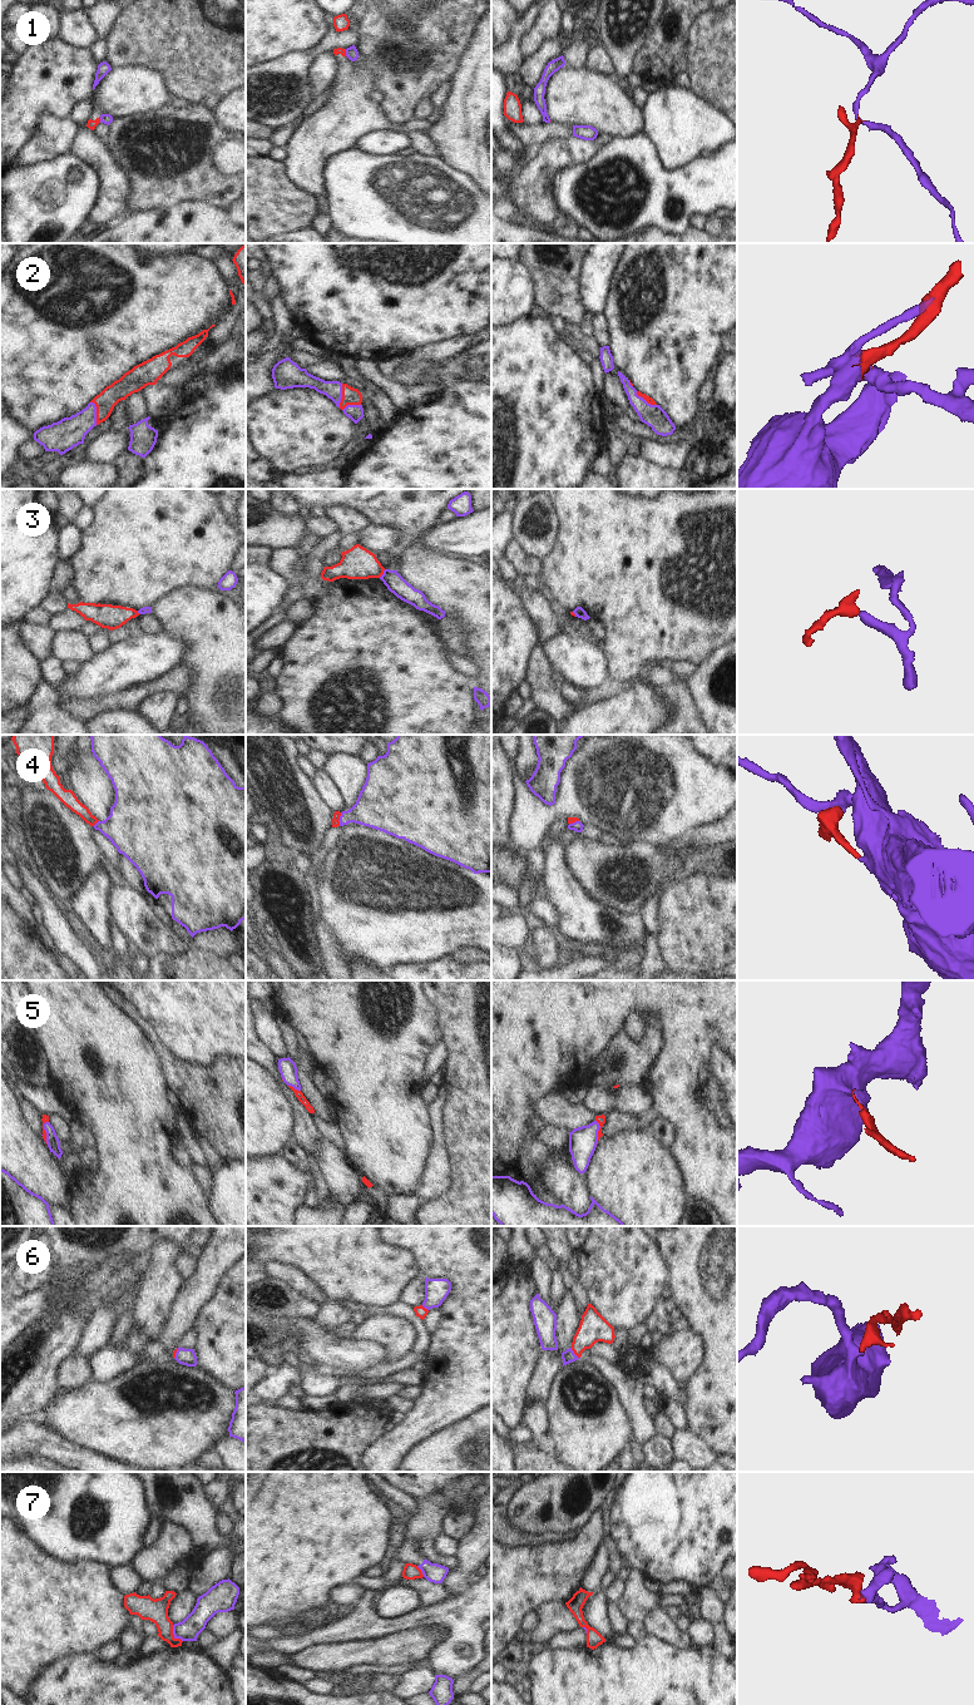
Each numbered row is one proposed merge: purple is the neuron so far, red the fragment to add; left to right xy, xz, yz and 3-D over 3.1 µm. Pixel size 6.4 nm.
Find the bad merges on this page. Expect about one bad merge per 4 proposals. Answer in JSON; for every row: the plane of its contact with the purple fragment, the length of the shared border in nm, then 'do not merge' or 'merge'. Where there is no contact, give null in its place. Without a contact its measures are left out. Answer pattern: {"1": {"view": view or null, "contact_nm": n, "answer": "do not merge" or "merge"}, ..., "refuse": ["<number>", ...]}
{"1": {"view": "xy", "contact_nm": 40, "answer": "do not merge"}, "2": {"view": "xy", "contact_nm": 160, "answer": "merge"}, "3": {"view": "xz", "contact_nm": 70, "answer": "do not merge"}, "4": {"view": "xz", "contact_nm": 90, "answer": "merge"}, "5": {"view": "xy", "contact_nm": 150, "answer": "merge"}, "6": {"view": "yz", "contact_nm": 90, "answer": "merge"}, "7": {"view": "xy", "contact_nm": 130, "answer": "do not merge"}, "refuse": ["1", "3", "7"]}

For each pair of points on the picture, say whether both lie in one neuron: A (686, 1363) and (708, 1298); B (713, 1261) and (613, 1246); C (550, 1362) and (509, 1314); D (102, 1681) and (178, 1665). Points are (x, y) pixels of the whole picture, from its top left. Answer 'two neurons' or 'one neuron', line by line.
A: two neurons
B: two neurons
C: two neurons
D: one neuron

